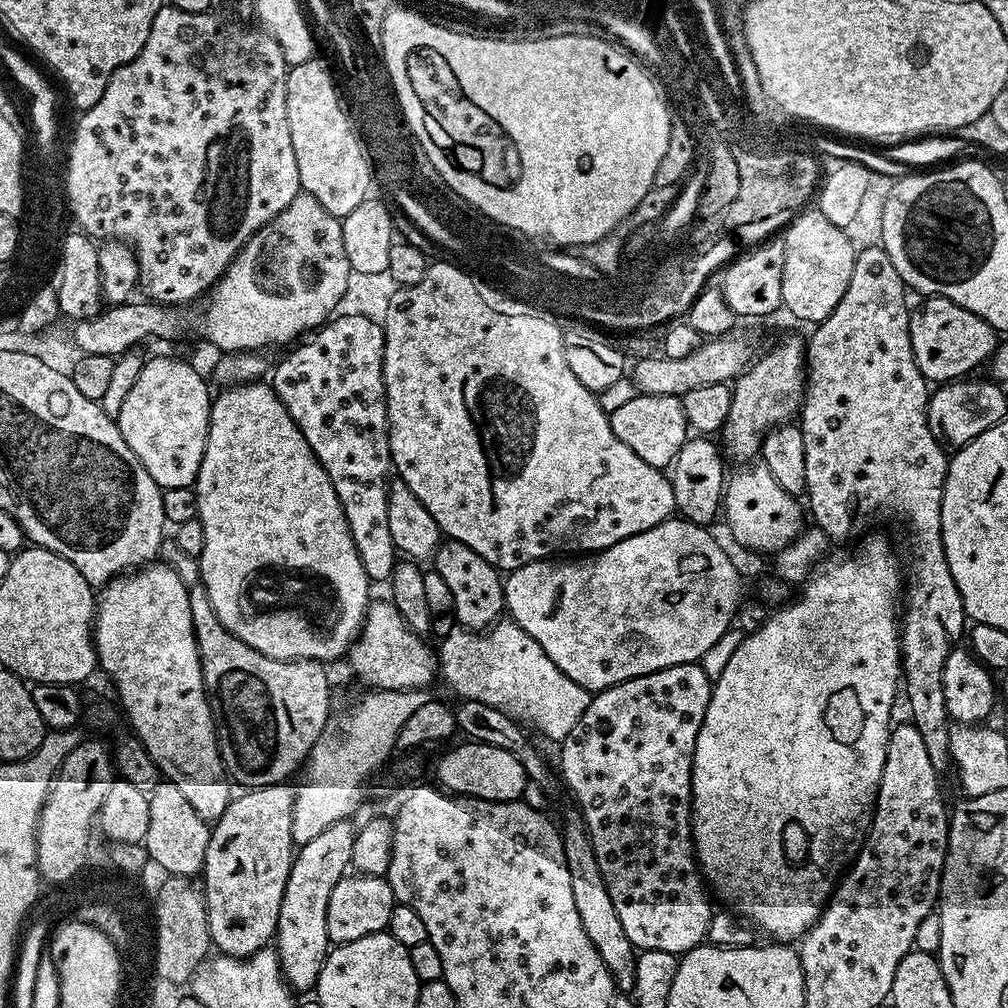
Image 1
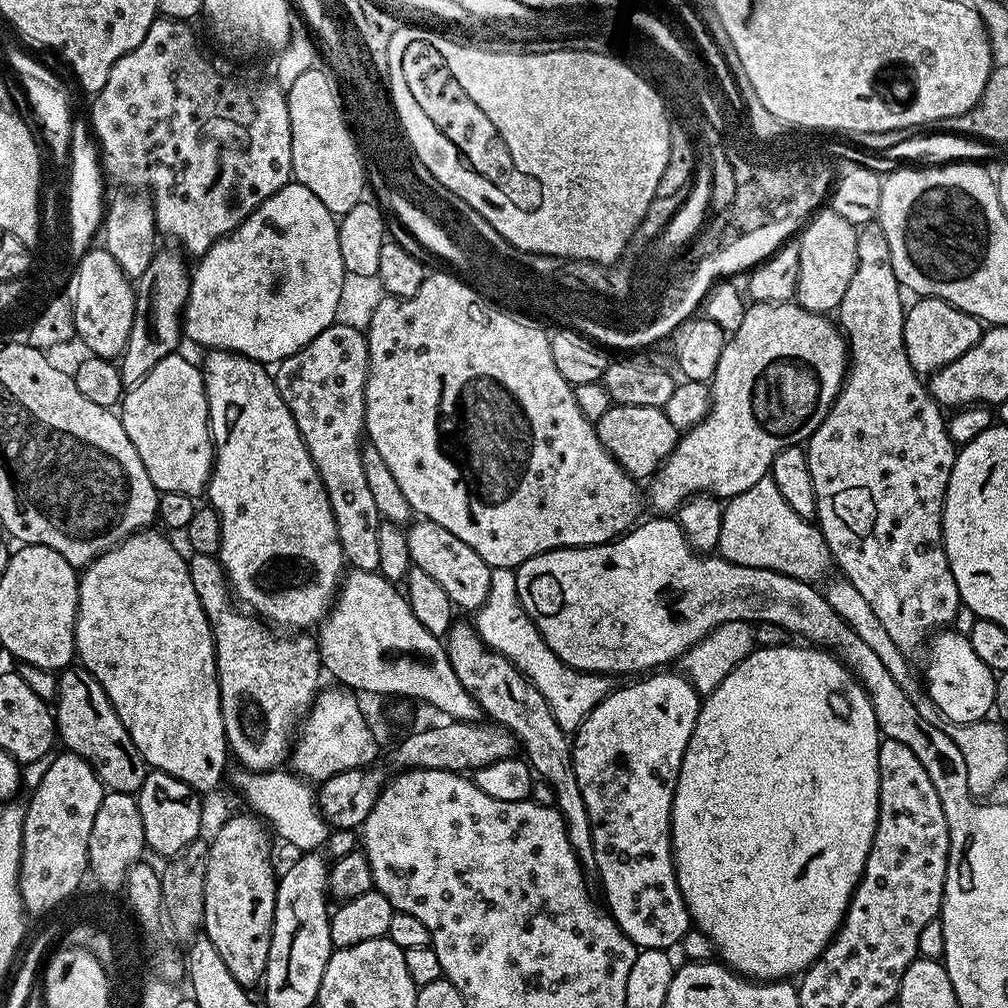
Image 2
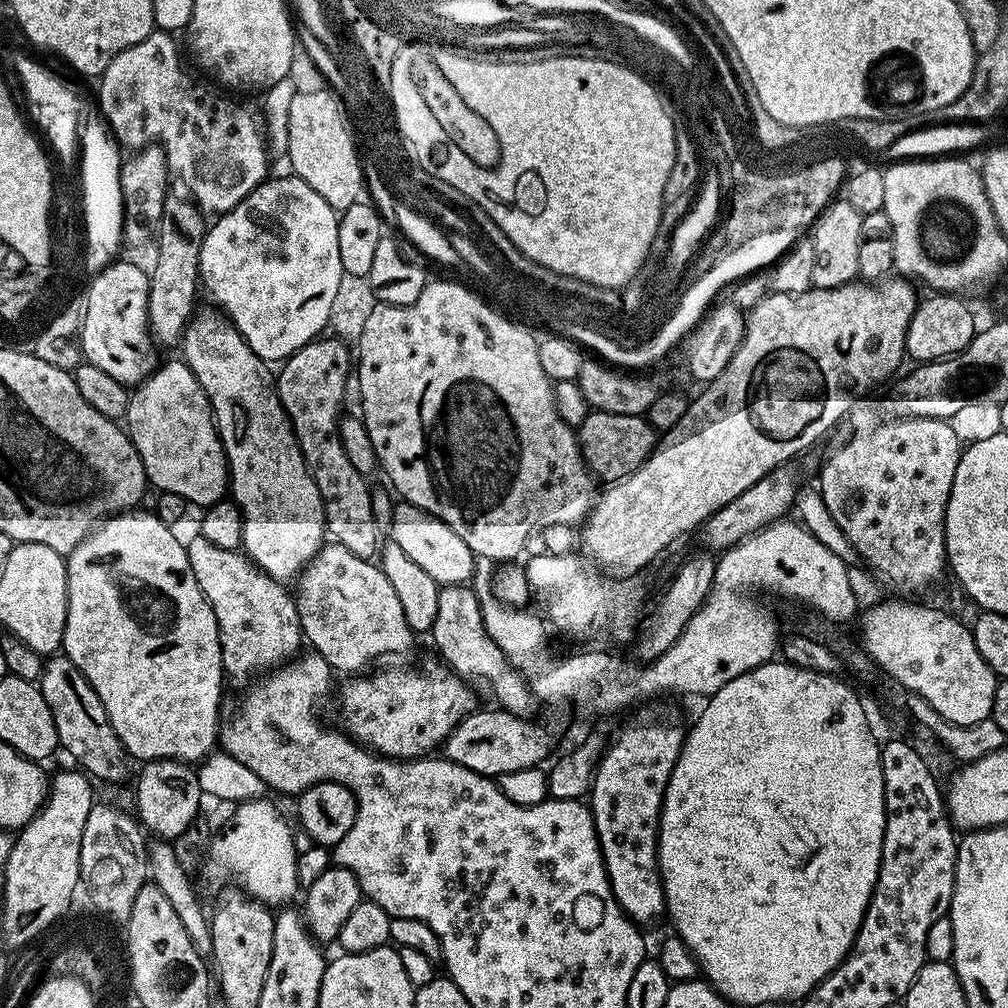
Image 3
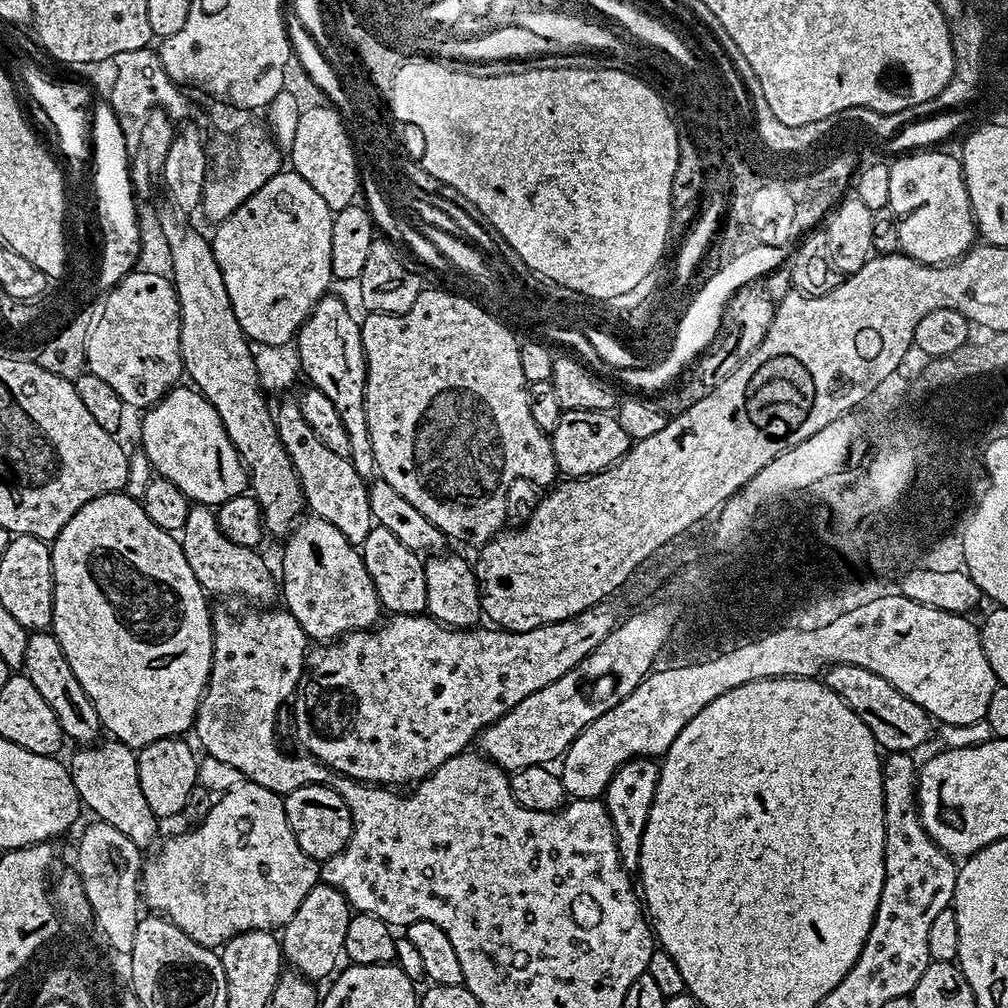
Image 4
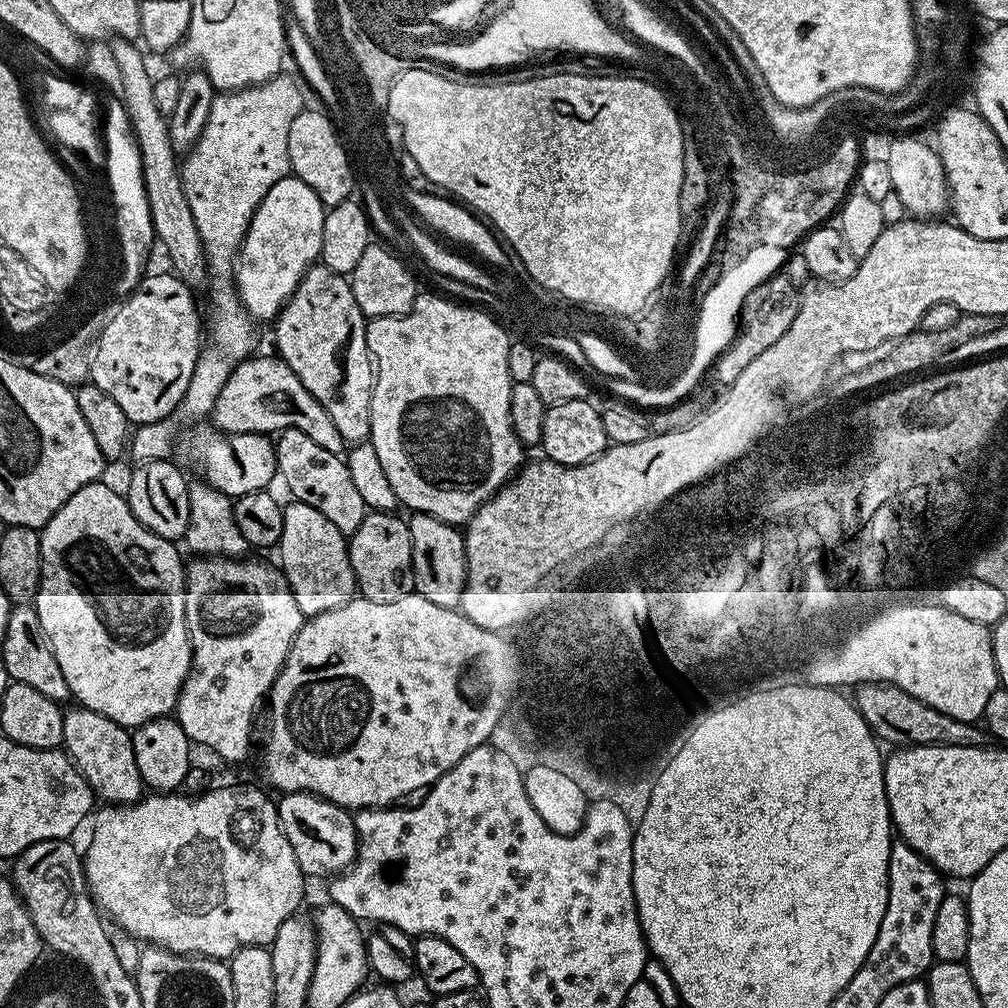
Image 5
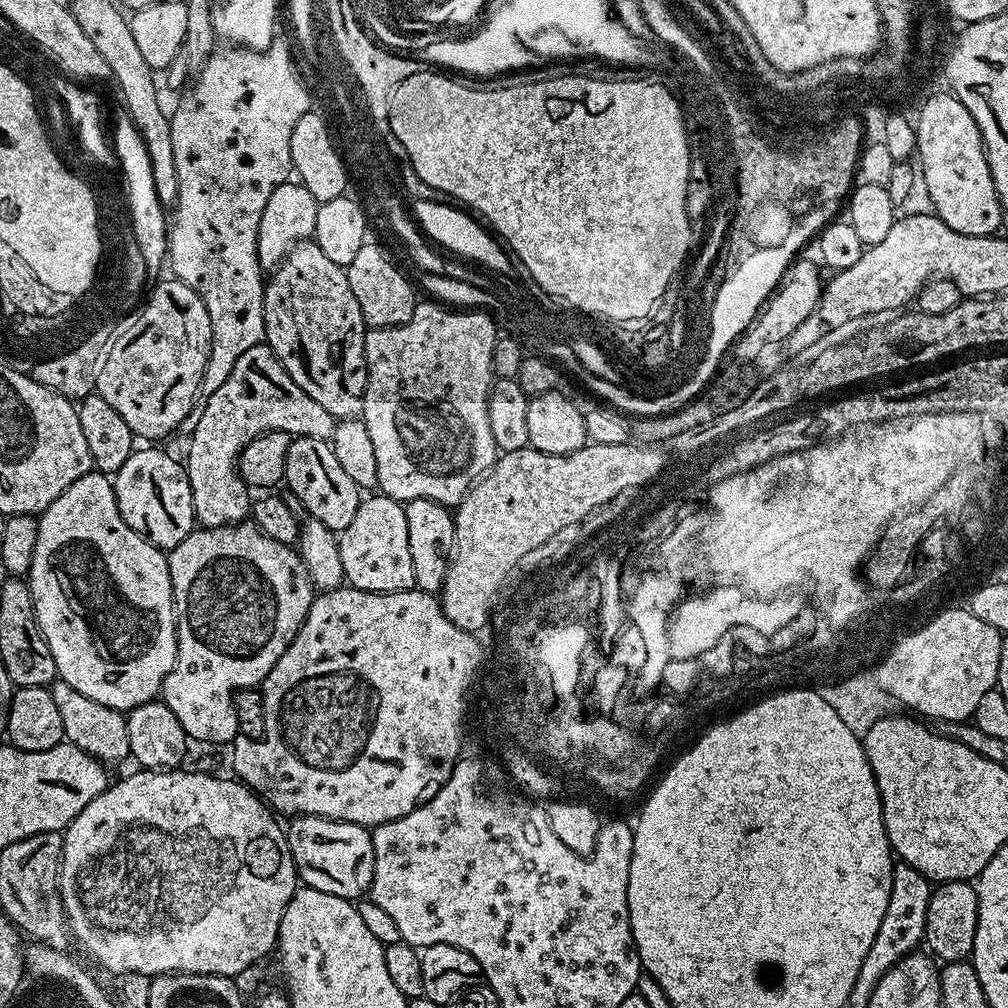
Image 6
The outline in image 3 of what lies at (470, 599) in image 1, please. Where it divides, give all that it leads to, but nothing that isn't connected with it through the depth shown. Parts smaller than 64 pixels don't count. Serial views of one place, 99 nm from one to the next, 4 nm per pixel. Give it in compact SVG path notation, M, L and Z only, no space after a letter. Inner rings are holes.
M407 502L397 503L392 509L390 540L391 543L402 546L402 551L441 586L467 585L471 581L468 579L476 572L478 558L470 546L466 546L466 542L462 542L462 538L458 538L458 534L454 534L446 522Z

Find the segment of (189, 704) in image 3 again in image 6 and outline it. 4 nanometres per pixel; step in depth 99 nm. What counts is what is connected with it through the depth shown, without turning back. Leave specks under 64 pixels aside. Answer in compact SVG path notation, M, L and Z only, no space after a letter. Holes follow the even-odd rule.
M87 472L82 478L75 480L44 512L39 513L38 542L34 542L34 558L30 562L30 570L26 583L36 611L36 621L46 638L46 646L50 646L50 654L54 654L54 666L57 677L65 680L78 694L86 694L86 698L94 698L94 702L102 702L102 706L110 706L122 713L142 706L146 702L157 699L164 687L166 674L176 661L176 607L172 601L172 583L165 549L155 548L142 534L138 534L122 518L116 501L116 489L113 481L105 473Z

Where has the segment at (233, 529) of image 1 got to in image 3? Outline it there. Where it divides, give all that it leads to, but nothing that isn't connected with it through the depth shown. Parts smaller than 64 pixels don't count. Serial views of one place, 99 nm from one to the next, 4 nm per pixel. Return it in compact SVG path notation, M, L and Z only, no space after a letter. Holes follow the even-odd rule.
M201 307L188 321L182 359L212 405L216 430L228 457L230 496L244 519L242 551L261 572L288 586L326 543L322 498L280 401L273 369L271 372L266 361L250 350L223 312L207 307Z

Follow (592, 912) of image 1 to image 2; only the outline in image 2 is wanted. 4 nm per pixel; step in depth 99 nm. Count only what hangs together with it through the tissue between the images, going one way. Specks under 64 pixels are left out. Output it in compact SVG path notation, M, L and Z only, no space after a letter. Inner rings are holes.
M453 623L446 637L446 647L450 666L454 666L454 674L458 674L458 682L462 682L464 689L478 702L481 713L516 737L522 752L524 748L523 755L531 764L533 773L550 787L551 799L564 819L576 859L585 869L595 869L590 814L586 814L586 802L582 802L582 790L578 790L570 736L558 726L546 698L542 698L538 689L501 652L488 647L471 623Z

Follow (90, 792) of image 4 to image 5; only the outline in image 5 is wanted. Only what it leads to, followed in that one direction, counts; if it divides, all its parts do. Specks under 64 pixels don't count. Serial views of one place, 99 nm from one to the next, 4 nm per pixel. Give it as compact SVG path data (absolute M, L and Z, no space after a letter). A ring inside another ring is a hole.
M83 706L68 708L64 713L64 742L67 755L86 778L93 793L108 806L134 804L141 799L146 785L140 779L138 762L134 762L134 746L129 729L118 722Z

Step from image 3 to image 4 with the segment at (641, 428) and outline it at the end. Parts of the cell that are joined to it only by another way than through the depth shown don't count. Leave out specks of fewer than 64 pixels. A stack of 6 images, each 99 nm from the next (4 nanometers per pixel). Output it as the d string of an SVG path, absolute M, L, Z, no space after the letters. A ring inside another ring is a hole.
M564 410L550 439L559 471L568 478L583 478L605 472L625 456L630 437L612 412L598 410Z

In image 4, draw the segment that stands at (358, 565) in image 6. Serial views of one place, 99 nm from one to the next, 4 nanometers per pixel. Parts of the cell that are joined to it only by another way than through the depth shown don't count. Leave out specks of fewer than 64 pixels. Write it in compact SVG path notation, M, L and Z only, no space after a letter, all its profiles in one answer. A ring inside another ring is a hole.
M373 526L370 534L366 534L362 555L366 574L370 574L370 582L374 582L376 597L380 599L380 607L385 613L418 616L425 611L426 574L421 557L417 553L402 546L402 542L398 542L398 537L390 534L390 530Z

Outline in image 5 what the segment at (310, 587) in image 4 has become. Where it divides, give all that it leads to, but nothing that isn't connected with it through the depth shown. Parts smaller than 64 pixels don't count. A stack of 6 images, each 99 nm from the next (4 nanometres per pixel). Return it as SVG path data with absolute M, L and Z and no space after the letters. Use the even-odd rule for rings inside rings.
M301 500L285 503L283 510L278 564L288 579L294 602L298 602L298 610L302 610L307 618L334 610L353 600L358 592L356 575L350 566L348 545L342 542L340 532L333 528L329 520L322 518L314 506L306 506L306 502Z

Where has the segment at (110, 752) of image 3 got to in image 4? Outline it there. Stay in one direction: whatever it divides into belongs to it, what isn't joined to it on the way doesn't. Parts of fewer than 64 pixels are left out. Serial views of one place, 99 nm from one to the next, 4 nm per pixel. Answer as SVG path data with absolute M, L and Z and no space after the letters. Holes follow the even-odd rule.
M36 630L29 635L22 675L34 682L34 687L38 689L38 694L42 694L42 698L46 698L50 710L58 714L58 722L69 741L77 740L77 745L88 746L101 739L102 725L98 710L94 710L94 702L90 702L86 690L82 690L82 682L78 682L74 670L70 670L70 662L66 662L62 646L58 646L51 631Z

